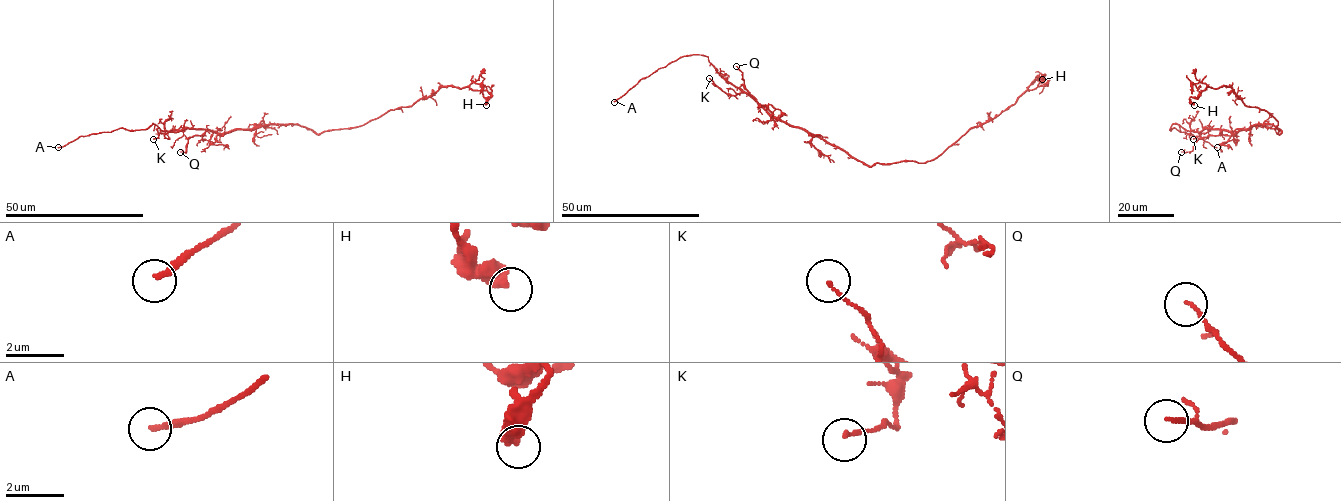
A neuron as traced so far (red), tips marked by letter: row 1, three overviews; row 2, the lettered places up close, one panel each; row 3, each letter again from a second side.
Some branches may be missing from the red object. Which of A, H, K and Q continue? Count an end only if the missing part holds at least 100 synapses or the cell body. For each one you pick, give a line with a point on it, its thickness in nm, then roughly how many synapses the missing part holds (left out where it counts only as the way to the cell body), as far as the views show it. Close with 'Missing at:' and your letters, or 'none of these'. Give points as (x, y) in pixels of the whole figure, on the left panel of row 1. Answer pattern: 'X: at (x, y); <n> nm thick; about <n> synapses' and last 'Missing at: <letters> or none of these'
A: at (58, 147); 200 nm thick
Missing at: A

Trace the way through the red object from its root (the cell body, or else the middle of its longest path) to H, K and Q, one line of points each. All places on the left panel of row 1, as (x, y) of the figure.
H: (278, 124), (299, 124), (317, 133), (357, 127), (448, 86), (480, 90), (489, 98), (486, 105)
K: (278, 124), (235, 128), (225, 133), (171, 130), (153, 139)
Q: (278, 124), (235, 128), (225, 133), (206, 130), (201, 135), (191, 136), (186, 152), (180, 152)

